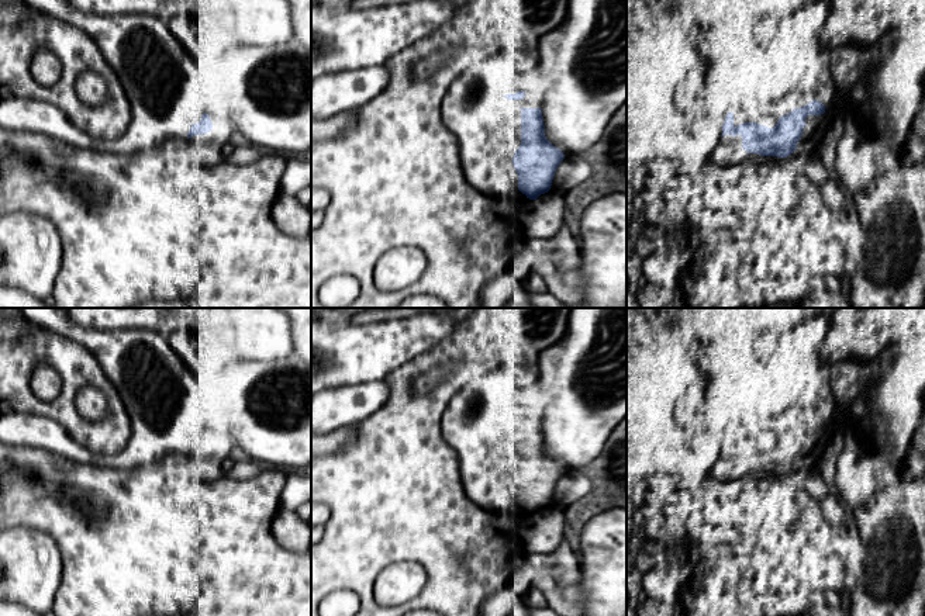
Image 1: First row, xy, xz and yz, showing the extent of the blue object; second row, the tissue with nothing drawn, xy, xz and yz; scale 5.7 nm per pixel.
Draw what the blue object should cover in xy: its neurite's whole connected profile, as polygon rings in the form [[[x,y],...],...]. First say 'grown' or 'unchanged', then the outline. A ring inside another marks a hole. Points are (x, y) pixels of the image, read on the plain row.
grown; [[[23,308],[23,315],[34,325],[75,340],[94,356],[124,402],[131,437],[118,454],[103,456],[76,443],[54,419],[34,413],[6,413],[0,415],[3,443],[45,447],[77,463],[115,468],[144,467],[169,454],[189,454],[211,446],[213,437],[204,428],[208,408],[201,399],[199,383],[186,361],[170,347],[168,338],[142,328],[111,332],[82,328],[69,316],[69,308]]]

